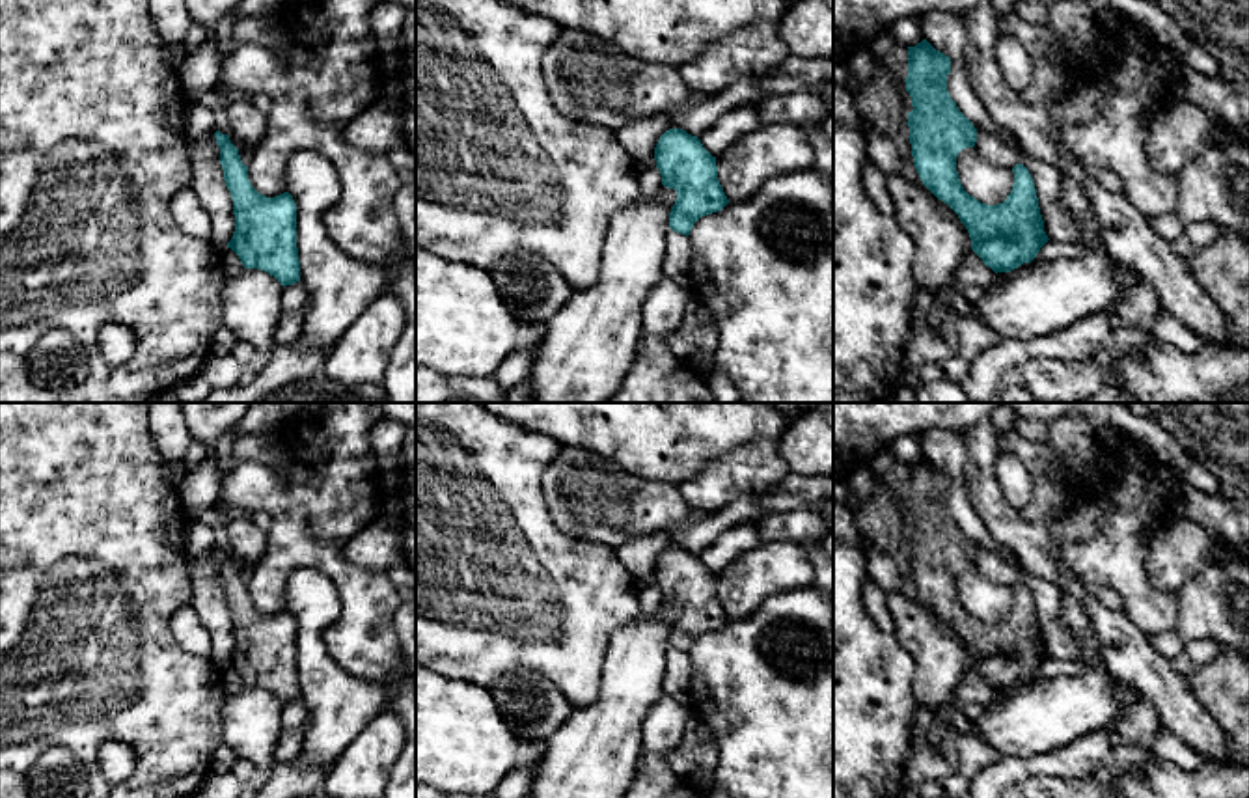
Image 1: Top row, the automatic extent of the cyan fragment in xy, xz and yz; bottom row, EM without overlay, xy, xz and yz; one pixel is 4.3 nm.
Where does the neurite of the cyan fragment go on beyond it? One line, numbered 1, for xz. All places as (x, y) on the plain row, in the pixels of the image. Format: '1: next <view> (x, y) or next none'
1: next none

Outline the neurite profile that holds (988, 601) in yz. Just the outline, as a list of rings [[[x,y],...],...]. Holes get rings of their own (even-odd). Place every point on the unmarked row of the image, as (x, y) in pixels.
[[[966,565],[958,571],[956,589],[964,608],[986,623],[1003,621],[1014,602],[1012,585],[988,580],[975,565]]]

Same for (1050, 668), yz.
[[[1048,658],[1040,666],[1036,675],[1027,682],[1051,679],[1051,677],[1079,677],[1079,675],[1087,675],[1087,673],[1092,673],[1092,671],[1104,671],[1104,669],[1105,669],[1104,664],[1083,664],[1083,662],[1074,662],[1074,660]]]

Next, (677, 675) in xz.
[[[673,649],[666,651],[666,671],[662,677],[662,692],[671,695],[677,703],[688,705],[692,681],[692,662],[686,653]]]

